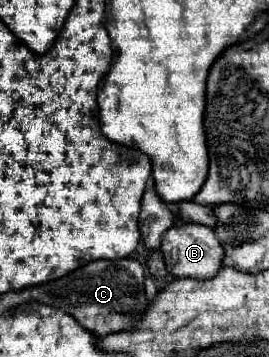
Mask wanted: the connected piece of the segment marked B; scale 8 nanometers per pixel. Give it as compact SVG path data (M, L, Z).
M178 223L170 227L162 237L160 251L164 255L168 273L172 273L174 277L202 277L202 279L210 279L218 273L224 255L224 249L214 237L214 231L206 225L194 225L194 223Z

